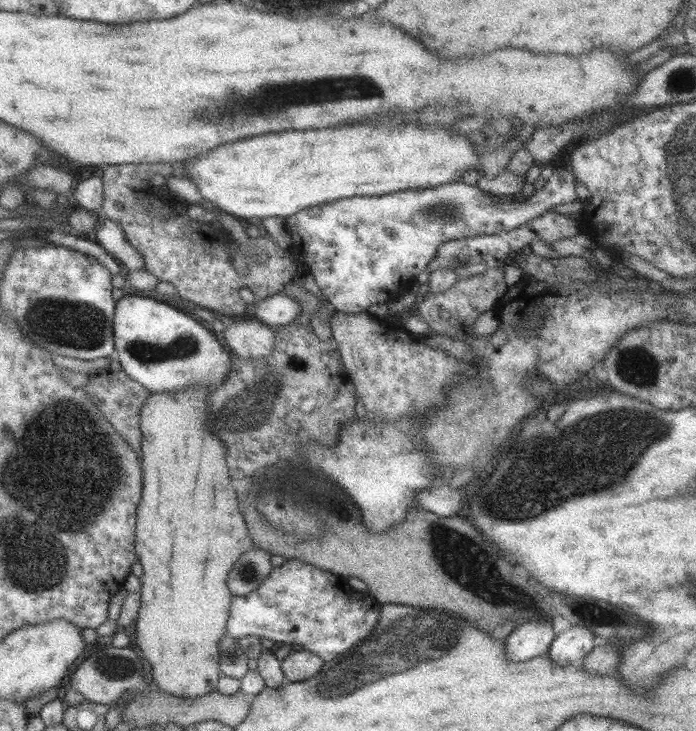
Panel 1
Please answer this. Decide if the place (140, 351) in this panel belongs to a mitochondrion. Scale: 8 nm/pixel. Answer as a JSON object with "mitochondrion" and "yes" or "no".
{"mitochondrion":"yes"}

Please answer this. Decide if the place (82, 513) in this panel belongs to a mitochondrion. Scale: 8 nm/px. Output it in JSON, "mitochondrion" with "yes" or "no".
{"mitochondrion":"yes"}

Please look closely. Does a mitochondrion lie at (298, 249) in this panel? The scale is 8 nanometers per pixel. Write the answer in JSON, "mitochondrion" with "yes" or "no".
{"mitochondrion":"no"}

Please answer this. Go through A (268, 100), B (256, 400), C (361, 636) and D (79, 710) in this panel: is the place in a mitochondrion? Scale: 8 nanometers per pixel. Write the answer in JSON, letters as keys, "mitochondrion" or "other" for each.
{"A":"mitochondrion","B":"mitochondrion","C":"mitochondrion","D":"other"}

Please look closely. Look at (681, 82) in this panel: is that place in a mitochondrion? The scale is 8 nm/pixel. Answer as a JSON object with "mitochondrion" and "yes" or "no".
{"mitochondrion":"yes"}

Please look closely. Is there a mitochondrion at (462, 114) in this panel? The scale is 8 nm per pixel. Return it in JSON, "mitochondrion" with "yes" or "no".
{"mitochondrion":"no"}

